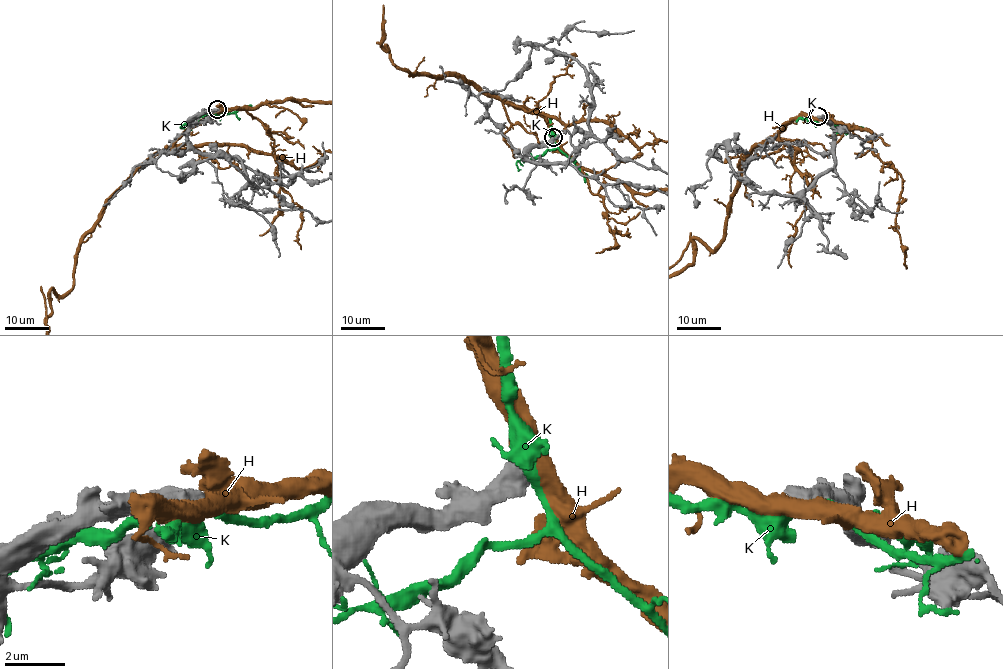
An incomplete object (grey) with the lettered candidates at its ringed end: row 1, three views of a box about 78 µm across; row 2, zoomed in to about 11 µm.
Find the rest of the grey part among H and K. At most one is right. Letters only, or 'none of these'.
none of these

